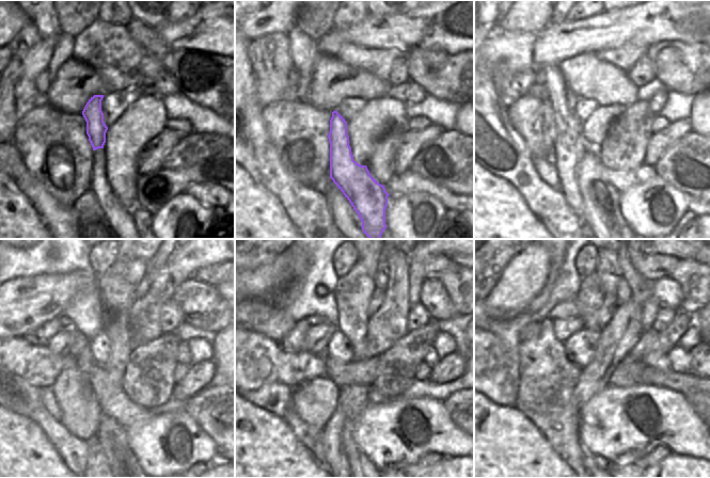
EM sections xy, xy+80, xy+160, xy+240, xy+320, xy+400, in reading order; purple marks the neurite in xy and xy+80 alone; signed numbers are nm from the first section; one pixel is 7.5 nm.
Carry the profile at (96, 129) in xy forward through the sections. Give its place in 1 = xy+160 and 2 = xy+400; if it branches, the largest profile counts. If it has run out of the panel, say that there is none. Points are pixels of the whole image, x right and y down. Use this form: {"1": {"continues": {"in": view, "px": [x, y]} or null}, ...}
{"1": {"continues": {"in": "xy+160", "px": [601, 200]}}, "2": {"continues": {"in": "xy+400", "px": [594, 456]}}}

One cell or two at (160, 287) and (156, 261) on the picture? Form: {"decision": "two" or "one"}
{"decision": "two"}

